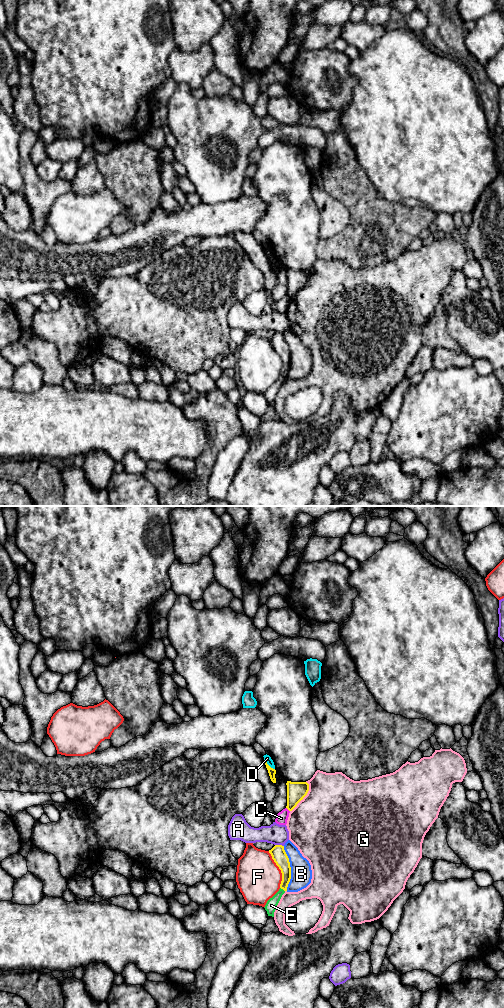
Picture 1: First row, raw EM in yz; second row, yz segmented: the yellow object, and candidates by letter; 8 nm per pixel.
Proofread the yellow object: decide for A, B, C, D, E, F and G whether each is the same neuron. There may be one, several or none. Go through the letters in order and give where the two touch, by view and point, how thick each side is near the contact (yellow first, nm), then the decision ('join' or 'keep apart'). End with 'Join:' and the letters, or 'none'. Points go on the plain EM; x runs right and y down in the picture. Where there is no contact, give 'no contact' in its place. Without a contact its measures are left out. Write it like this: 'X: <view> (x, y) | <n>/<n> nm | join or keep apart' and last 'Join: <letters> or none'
A: yz (279, 333) | 120/170 nm | keep apart
B: yz (290, 356) | 120/180 nm | keep apart
C: yz (287, 296) | 160/100 nm | keep apart
D: yz (268, 253) | 60/60 nm | keep apart
E: yz (282, 376) | 120/90 nm | keep apart
F: yz (279, 356) | 120/360 nm | keep apart
G: yz (305, 283) | 160/500 nm | keep apart
Join: none

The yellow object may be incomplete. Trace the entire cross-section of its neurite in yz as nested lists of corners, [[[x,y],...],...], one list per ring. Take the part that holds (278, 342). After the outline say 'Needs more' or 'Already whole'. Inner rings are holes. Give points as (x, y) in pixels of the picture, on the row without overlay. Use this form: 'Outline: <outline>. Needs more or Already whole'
Outline: [[[275,333],[271,338],[269,338],[269,341],[282,361],[280,376],[287,379],[287,375],[291,367],[291,355],[289,346],[284,338],[284,334]]]. Already whole

